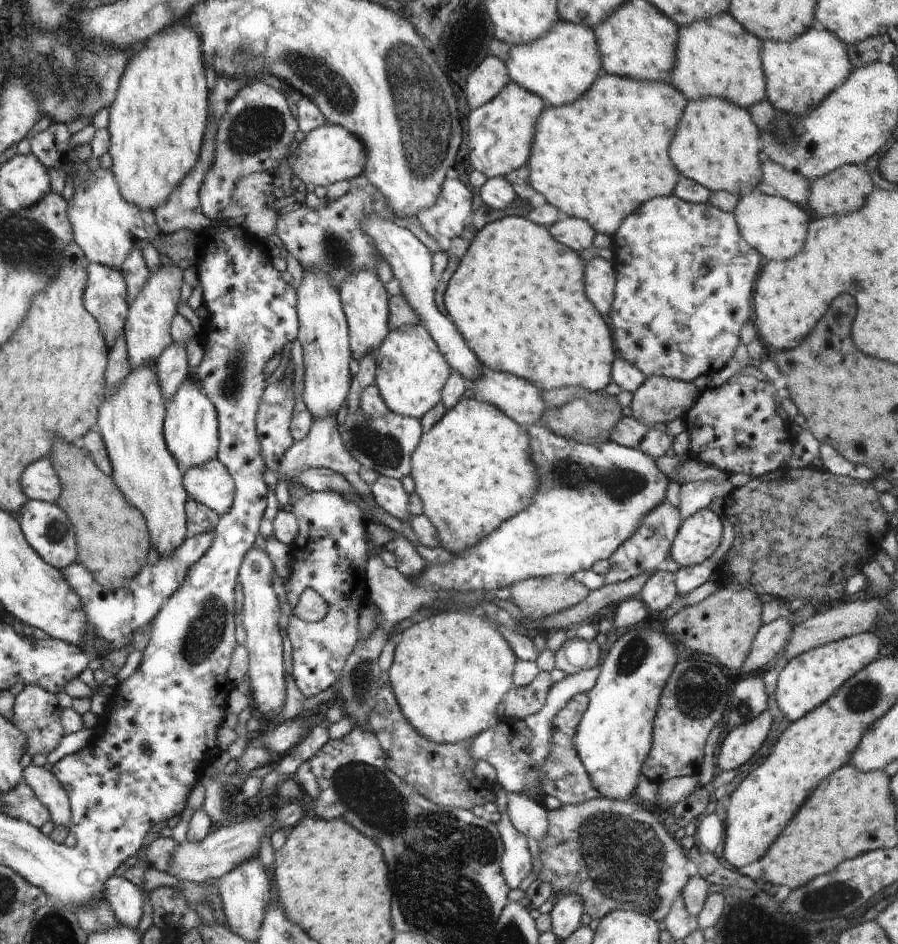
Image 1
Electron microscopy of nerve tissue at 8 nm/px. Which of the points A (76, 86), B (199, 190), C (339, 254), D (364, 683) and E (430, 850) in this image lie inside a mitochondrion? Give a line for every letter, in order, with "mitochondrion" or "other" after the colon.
A: mitochondrion
B: other
C: mitochondrion
D: mitochondrion
E: mitochondrion

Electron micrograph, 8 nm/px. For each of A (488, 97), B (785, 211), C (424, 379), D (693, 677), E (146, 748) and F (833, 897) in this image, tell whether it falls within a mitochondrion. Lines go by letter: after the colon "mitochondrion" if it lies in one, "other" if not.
A: other
B: other
C: other
D: mitochondrion
E: other
F: mitochondrion

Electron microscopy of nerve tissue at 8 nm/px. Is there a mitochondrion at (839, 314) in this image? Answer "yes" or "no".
yes

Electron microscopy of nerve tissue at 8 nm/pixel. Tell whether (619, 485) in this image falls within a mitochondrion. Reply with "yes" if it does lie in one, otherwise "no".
yes

